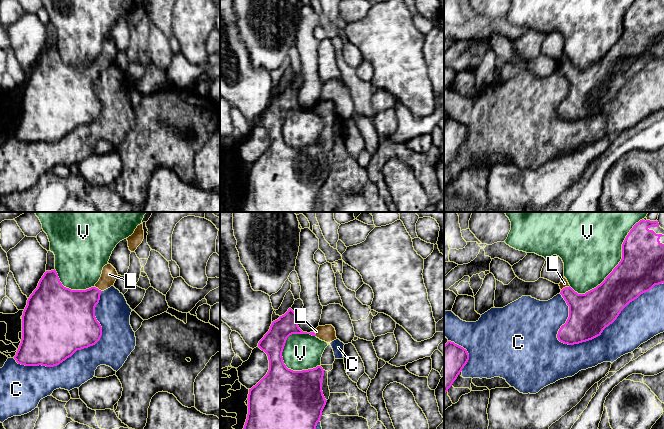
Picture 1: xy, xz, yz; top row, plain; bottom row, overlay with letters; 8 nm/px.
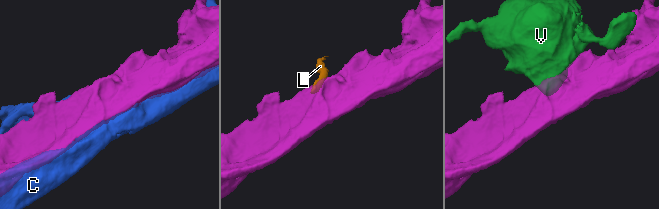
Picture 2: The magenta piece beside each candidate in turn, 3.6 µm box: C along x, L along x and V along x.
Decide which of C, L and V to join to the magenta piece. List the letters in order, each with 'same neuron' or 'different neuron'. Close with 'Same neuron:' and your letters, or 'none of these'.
C: different neuron
L: same neuron
V: different neuron
Same neuron: L

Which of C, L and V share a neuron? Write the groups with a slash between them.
C / L / V

